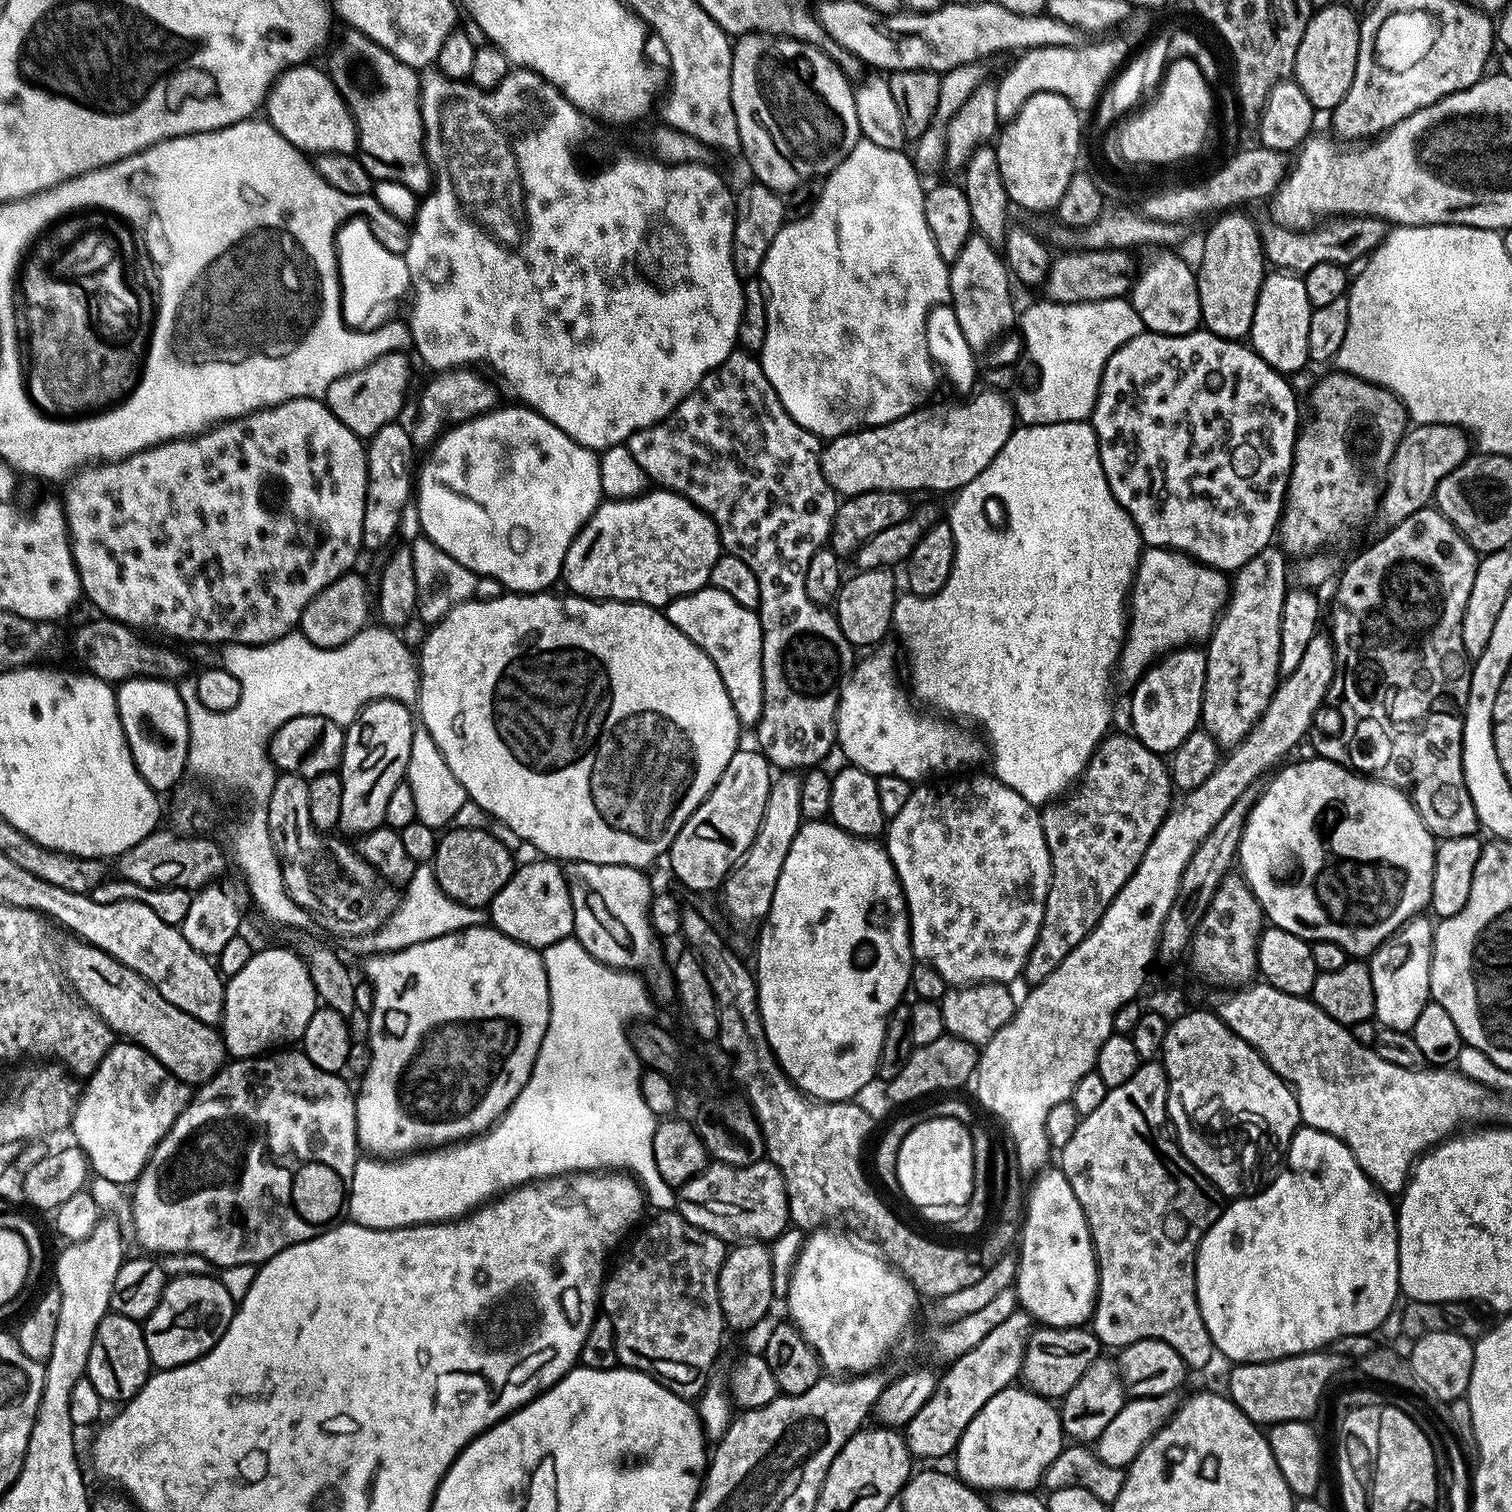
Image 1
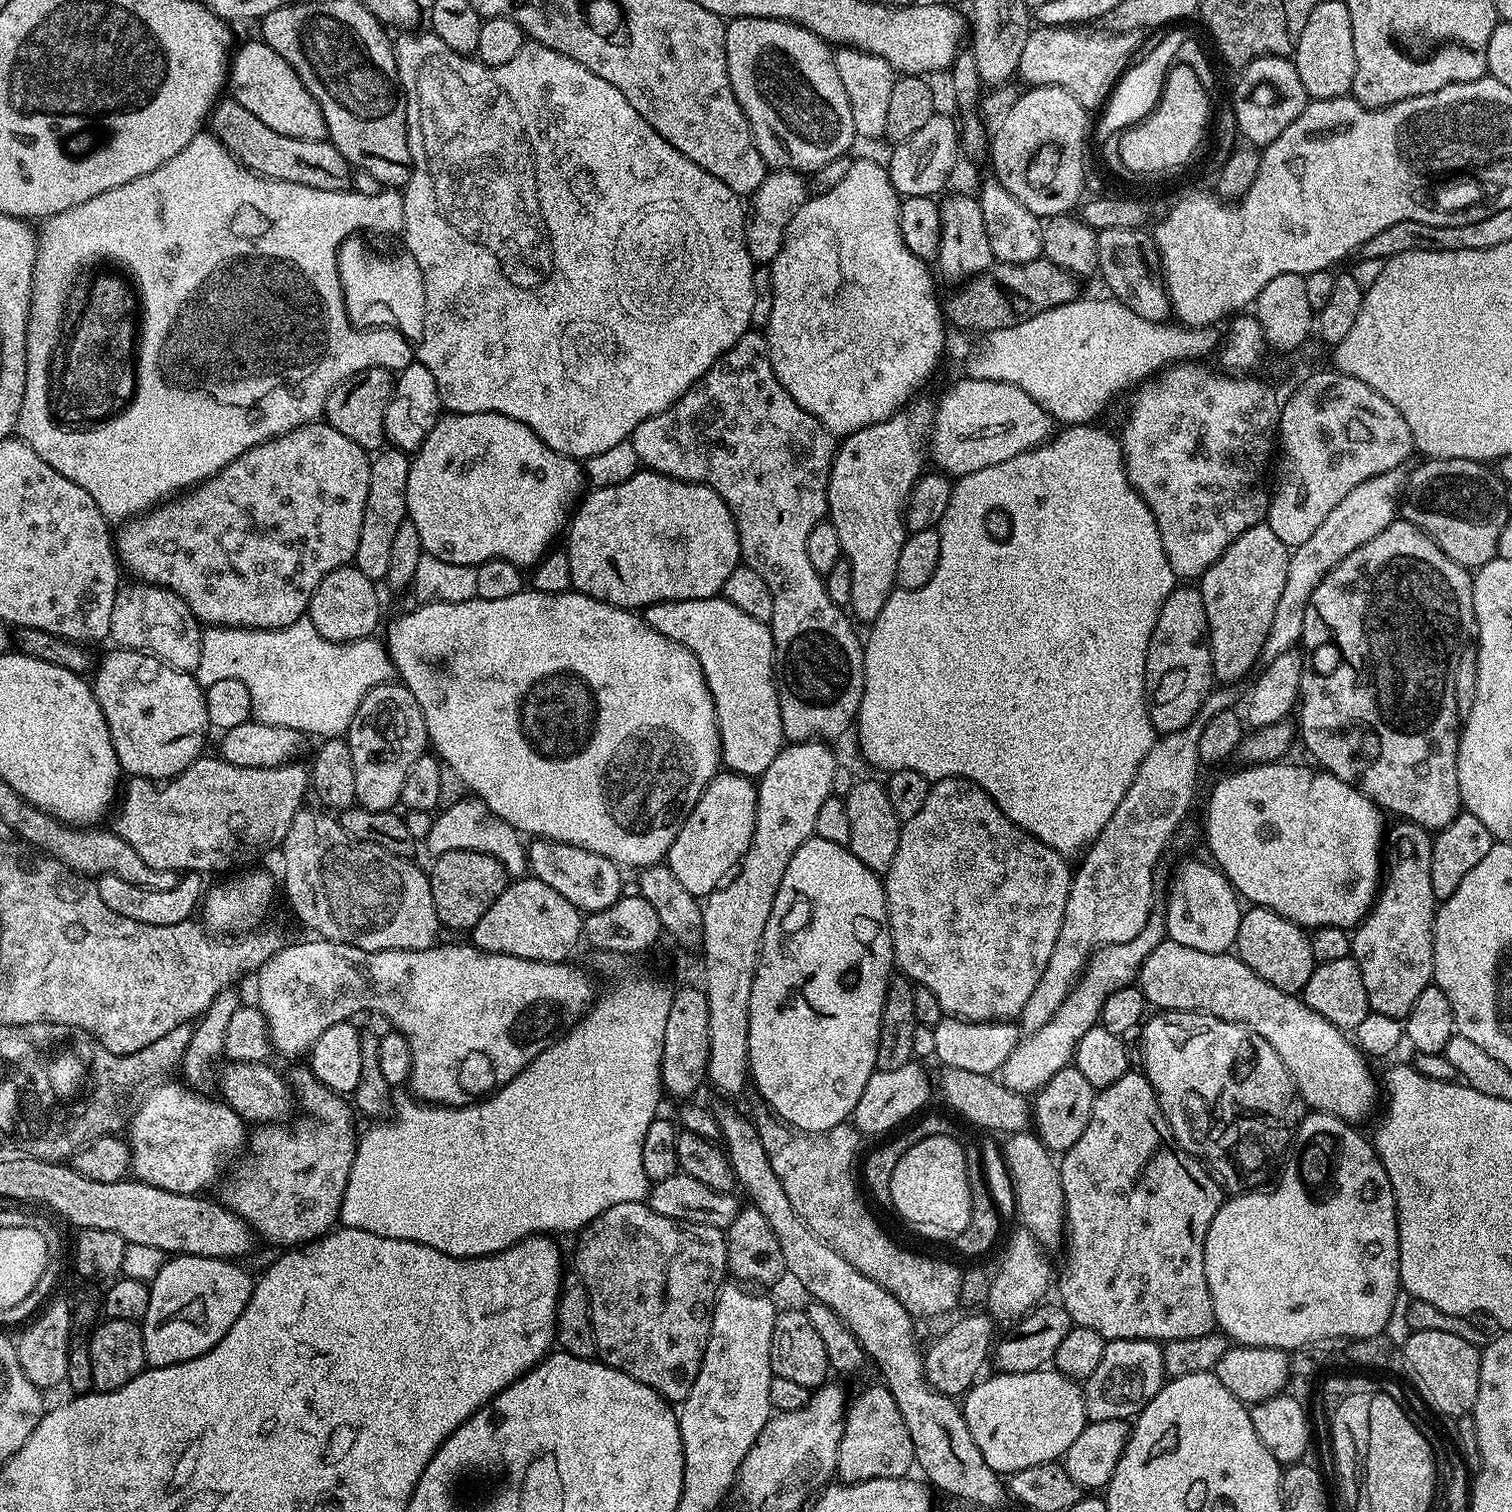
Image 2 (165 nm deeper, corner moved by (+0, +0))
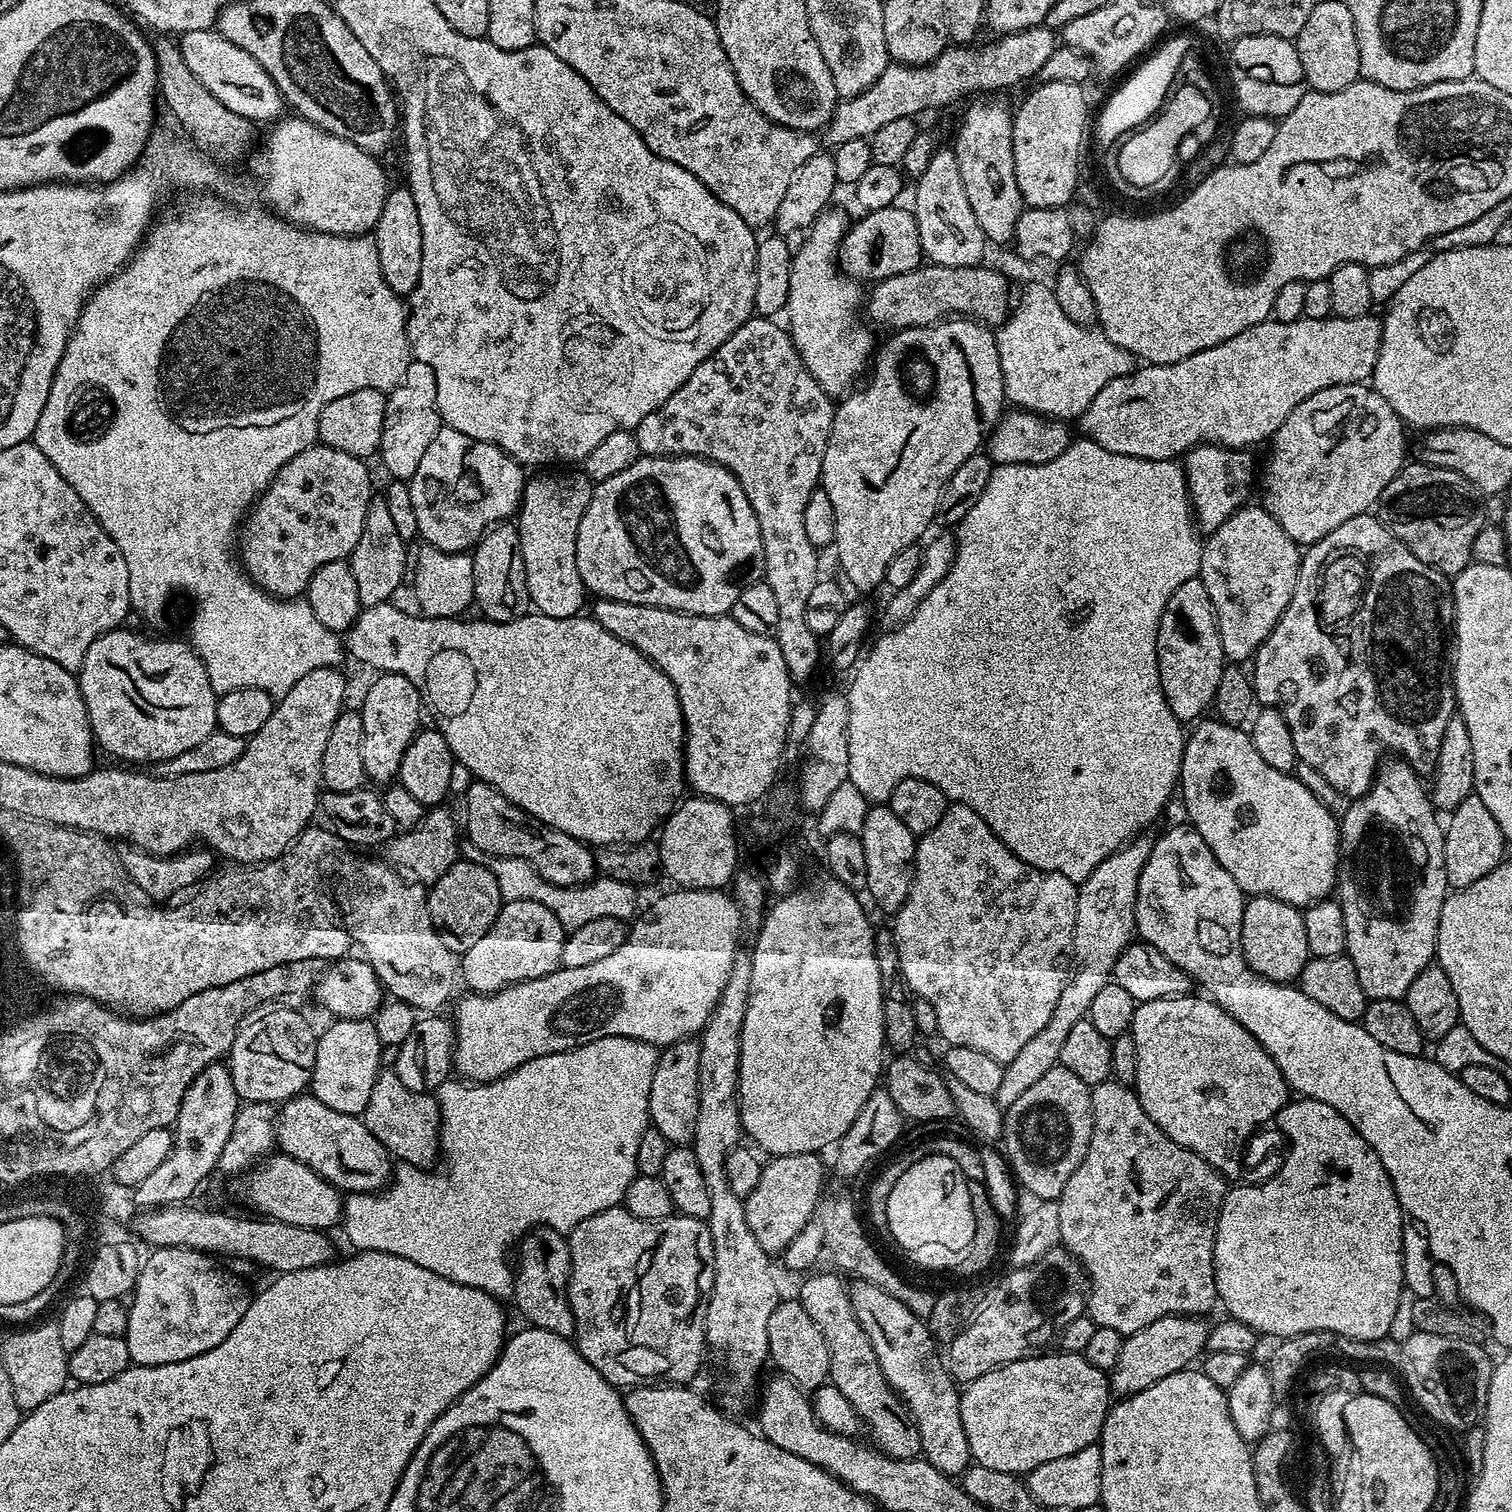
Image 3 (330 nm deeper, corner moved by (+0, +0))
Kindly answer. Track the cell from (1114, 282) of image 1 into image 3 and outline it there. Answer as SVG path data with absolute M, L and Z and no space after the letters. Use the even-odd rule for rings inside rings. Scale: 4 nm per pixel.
M928 262L906 274L894 274L875 283L869 296L867 293L867 319L887 330L924 328L945 318L971 318L985 326L999 326L1008 319L1014 307L1014 296L1012 300L1008 280L1002 273L984 267L955 268Z

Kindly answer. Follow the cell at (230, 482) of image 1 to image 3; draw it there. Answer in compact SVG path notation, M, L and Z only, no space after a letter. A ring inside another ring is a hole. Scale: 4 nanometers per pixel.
M319 442L311 448L294 454L278 470L268 489L256 497L248 509L238 532L238 560L245 573L263 592L282 600L300 598L308 591L310 578L326 562L348 560L358 538L362 538L362 526L366 522L366 510L371 502L372 476L361 457L346 454L346 450L334 450Z

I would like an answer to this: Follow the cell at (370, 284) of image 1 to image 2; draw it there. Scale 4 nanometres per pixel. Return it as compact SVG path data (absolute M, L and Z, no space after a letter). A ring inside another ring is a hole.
M348 237L340 244L337 264L339 266L340 284L344 292L344 309L348 319L360 322L374 306L384 304L396 318L397 331L410 342L418 342L425 329L425 280L422 270L410 255L402 258L382 258L372 252L361 237Z

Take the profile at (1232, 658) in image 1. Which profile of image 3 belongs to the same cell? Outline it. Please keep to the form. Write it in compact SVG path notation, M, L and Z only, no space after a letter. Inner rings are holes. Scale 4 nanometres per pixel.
M1263 506L1252 507L1239 508L1203 541L1200 549L1198 579L1206 586L1206 594L1210 594L1212 609L1216 611L1216 625L1220 631L1220 645L1225 657L1232 662L1251 661L1264 639L1272 633L1286 606L1290 606L1302 559L1301 549L1287 536L1270 513Z

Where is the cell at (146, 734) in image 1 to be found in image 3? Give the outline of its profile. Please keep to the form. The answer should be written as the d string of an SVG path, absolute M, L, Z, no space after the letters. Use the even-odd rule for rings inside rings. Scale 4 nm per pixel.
M121 626L115 632L107 632L102 634L102 638L95 640L90 645L90 650L86 650L86 658L82 662L78 673L80 682L80 693L86 702L86 710L90 718L90 726L92 734L97 745L100 744L112 756L117 756L117 761L127 762L132 766L146 766L149 764L155 766L174 758L174 754L182 754L185 750L190 750L194 746L198 746L198 742L203 742L210 733L217 731L216 726L216 701L218 694L210 686L210 678L206 674L206 666L200 655L196 652L191 644L182 642L175 638L160 638L164 640L155 640L152 636L143 636L140 632L127 632L127 627Z

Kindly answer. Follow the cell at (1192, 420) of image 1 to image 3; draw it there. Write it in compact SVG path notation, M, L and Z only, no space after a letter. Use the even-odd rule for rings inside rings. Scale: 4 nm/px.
M1197 444L1183 457L1184 477L1188 480L1188 498L1192 502L1194 523L1201 533L1218 530L1239 508L1249 503L1248 491L1252 488L1252 460L1244 450L1221 448L1219 444Z

